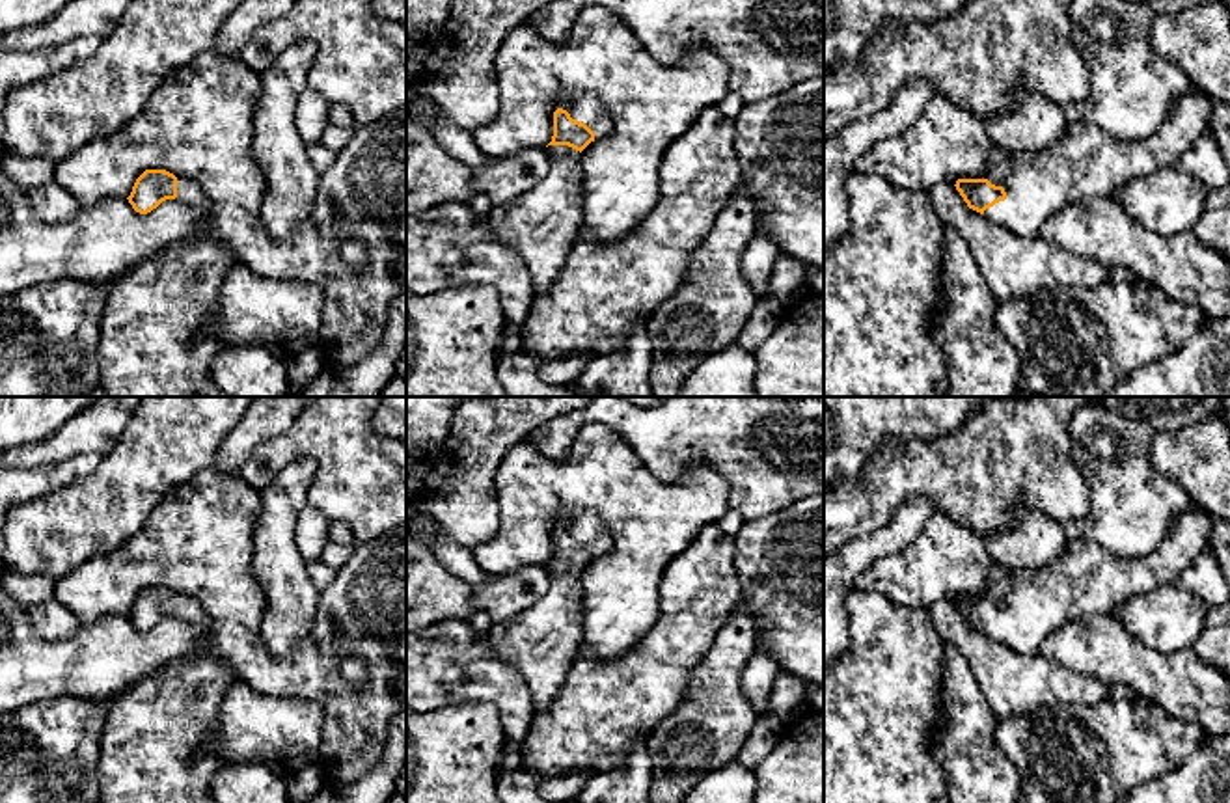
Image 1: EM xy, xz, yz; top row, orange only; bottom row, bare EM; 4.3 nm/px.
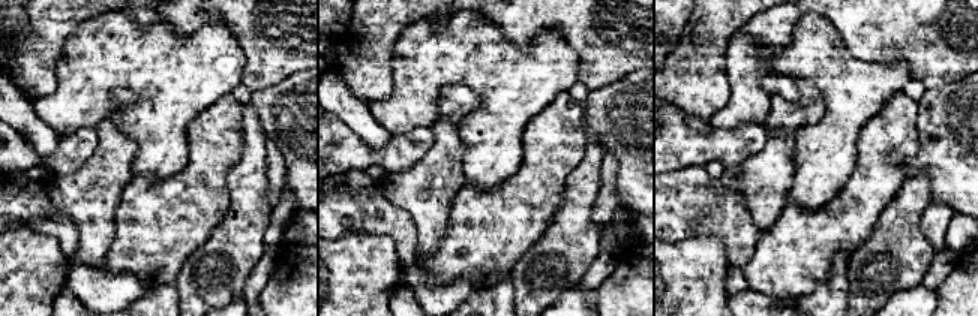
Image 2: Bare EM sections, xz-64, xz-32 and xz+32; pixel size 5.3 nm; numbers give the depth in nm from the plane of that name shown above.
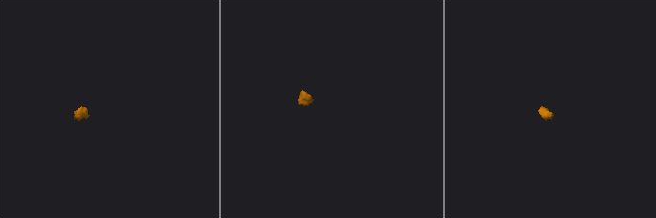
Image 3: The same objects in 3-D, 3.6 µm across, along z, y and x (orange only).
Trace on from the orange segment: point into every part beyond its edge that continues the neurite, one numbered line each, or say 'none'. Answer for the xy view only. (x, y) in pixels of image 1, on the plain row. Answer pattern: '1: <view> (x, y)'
1: xy (189, 610)

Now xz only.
1: xz (587, 526)
2: xz (543, 641)

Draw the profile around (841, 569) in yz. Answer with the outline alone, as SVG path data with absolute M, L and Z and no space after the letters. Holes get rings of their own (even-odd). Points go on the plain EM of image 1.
M911 497L887 525L824 557L824 665L848 648L846 596L857 589L857 578L878 559L913 542L934 512L930 497Z

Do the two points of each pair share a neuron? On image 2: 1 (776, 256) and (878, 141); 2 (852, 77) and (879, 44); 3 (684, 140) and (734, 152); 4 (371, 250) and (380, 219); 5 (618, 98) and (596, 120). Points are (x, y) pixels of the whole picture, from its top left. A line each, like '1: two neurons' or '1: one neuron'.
1: one neuron
2: two neurons
3: one neuron
4: two neurons
5: one neuron

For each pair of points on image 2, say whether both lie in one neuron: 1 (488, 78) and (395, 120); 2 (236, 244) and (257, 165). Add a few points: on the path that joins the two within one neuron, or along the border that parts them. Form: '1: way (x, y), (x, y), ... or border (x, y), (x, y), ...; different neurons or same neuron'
1: way (465, 75), (440, 75), (417, 98); same neuron
2: way (245, 225), (248, 219), (248, 184); same neuron

